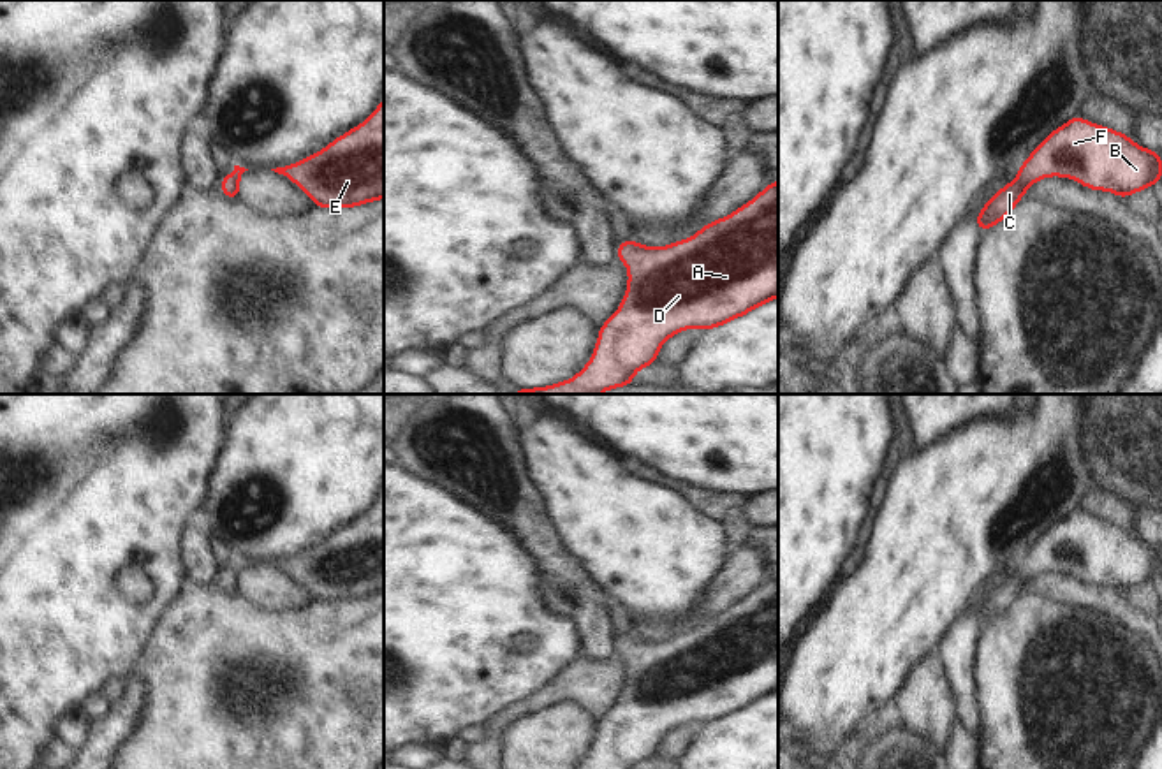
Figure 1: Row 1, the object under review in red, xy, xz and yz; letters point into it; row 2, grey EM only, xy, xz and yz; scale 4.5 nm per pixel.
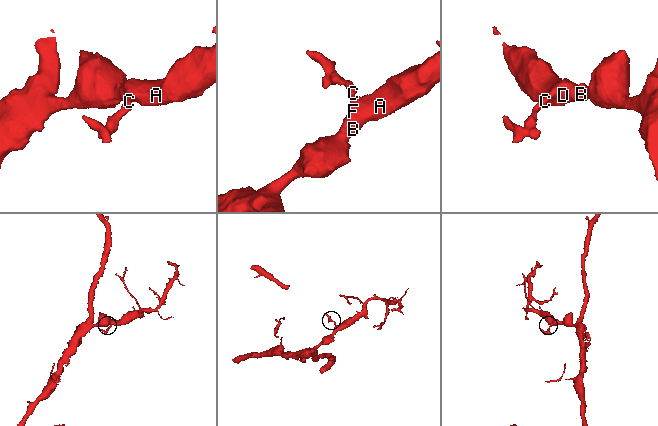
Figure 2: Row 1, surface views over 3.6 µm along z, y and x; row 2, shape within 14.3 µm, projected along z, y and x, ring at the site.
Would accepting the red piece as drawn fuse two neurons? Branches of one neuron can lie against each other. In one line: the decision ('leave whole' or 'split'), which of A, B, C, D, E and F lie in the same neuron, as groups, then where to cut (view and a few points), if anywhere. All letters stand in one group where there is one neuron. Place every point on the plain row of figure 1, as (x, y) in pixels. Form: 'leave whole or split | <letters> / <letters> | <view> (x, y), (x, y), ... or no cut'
leave whole | A B C D E F | no cut

